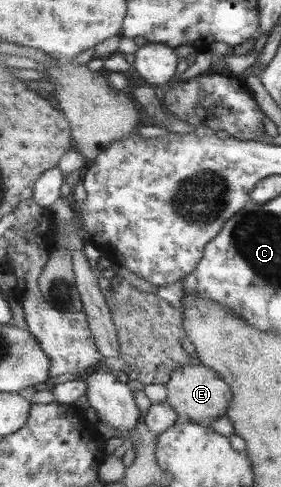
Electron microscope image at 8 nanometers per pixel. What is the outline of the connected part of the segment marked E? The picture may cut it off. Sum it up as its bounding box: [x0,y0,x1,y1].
[168,365,233,423]

